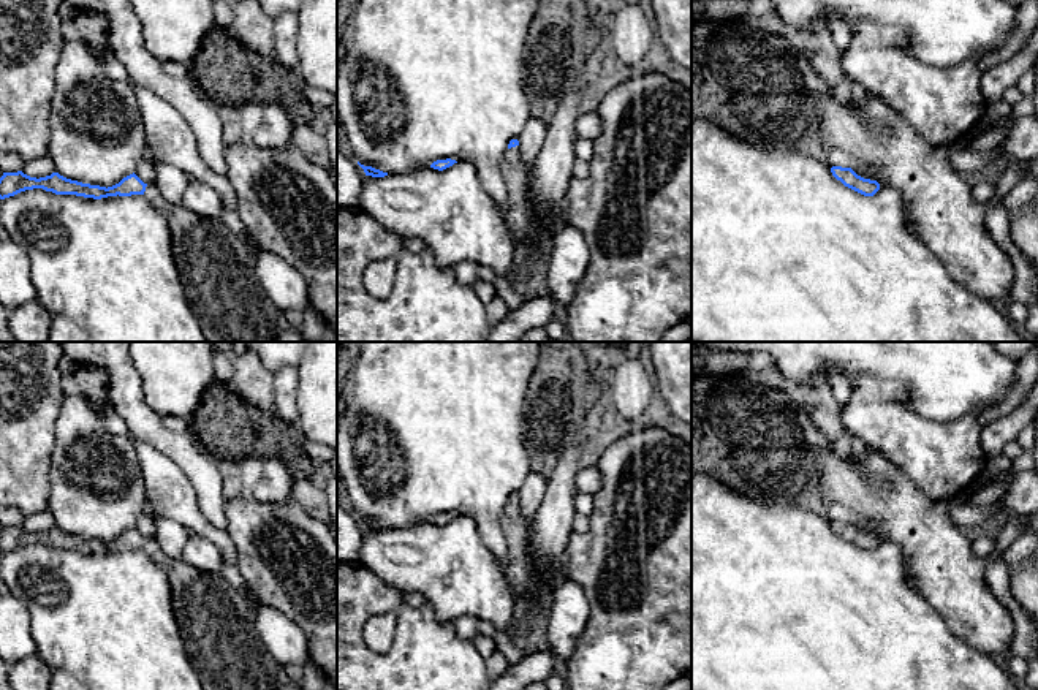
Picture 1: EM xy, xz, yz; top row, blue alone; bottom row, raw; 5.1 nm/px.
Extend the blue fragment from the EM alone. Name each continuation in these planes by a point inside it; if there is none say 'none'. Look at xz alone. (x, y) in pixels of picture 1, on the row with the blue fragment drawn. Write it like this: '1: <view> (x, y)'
1: xz (516, 174)

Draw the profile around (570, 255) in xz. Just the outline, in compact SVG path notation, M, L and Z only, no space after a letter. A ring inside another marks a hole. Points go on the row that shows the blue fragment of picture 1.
M565 225L555 233L546 272L551 298L563 312L573 301L590 263L589 245L579 229Z

